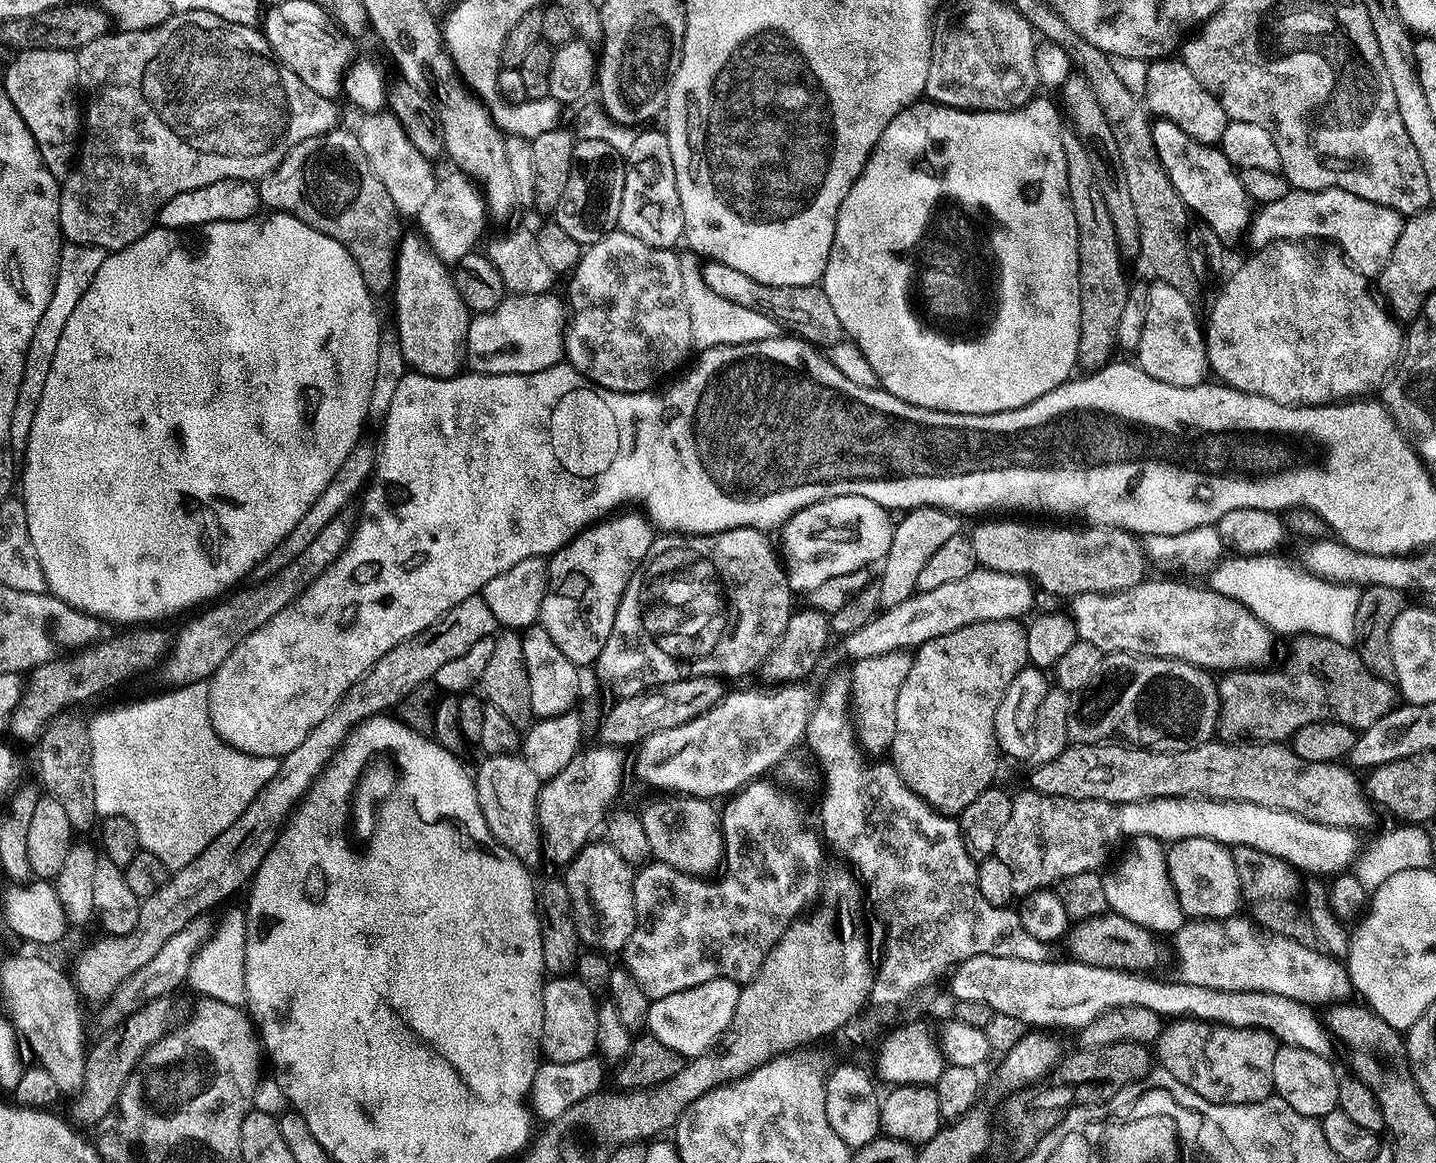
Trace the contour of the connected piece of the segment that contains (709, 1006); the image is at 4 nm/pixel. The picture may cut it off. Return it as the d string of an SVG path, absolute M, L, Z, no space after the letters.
M723 979L702 982L688 990L678 990L678 994L666 994L666 998L649 1003L647 1031L682 1057L701 1056L720 1043L720 1037L734 1018L740 990L741 985L737 981Z

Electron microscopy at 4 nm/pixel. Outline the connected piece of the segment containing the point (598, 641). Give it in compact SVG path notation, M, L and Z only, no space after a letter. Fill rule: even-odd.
M620 515L585 528L548 560L548 593L542 598L538 622L554 638L554 646L578 666L595 665L602 654L632 571L648 557L654 539L653 525L643 515Z

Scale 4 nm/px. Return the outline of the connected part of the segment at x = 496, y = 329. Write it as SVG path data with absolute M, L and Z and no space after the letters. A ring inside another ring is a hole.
M543 292L537 296L505 295L501 304L489 312L475 313L468 322L468 359L471 371L486 376L494 374L530 374L541 372L550 366L561 363L566 335L566 304L556 294Z

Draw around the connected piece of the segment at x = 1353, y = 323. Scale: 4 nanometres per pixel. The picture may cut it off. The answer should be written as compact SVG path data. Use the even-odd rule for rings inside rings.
M1273 242L1261 247L1257 256L1252 256L1228 281L1224 289L1216 296L1212 304L1212 313L1206 320L1206 343L1208 345L1208 366L1213 373L1217 372L1219 379L1230 388L1237 388L1262 398L1270 398L1279 404L1295 404L1297 406L1315 406L1317 404L1334 404L1351 402L1357 398L1367 397L1372 391L1379 389L1389 379L1390 373L1399 365L1400 357L1406 343L1406 332L1401 321L1383 303L1372 297L1368 289L1369 277L1363 276L1357 268L1339 251L1324 252L1319 256L1308 248L1303 248L1300 242Z

